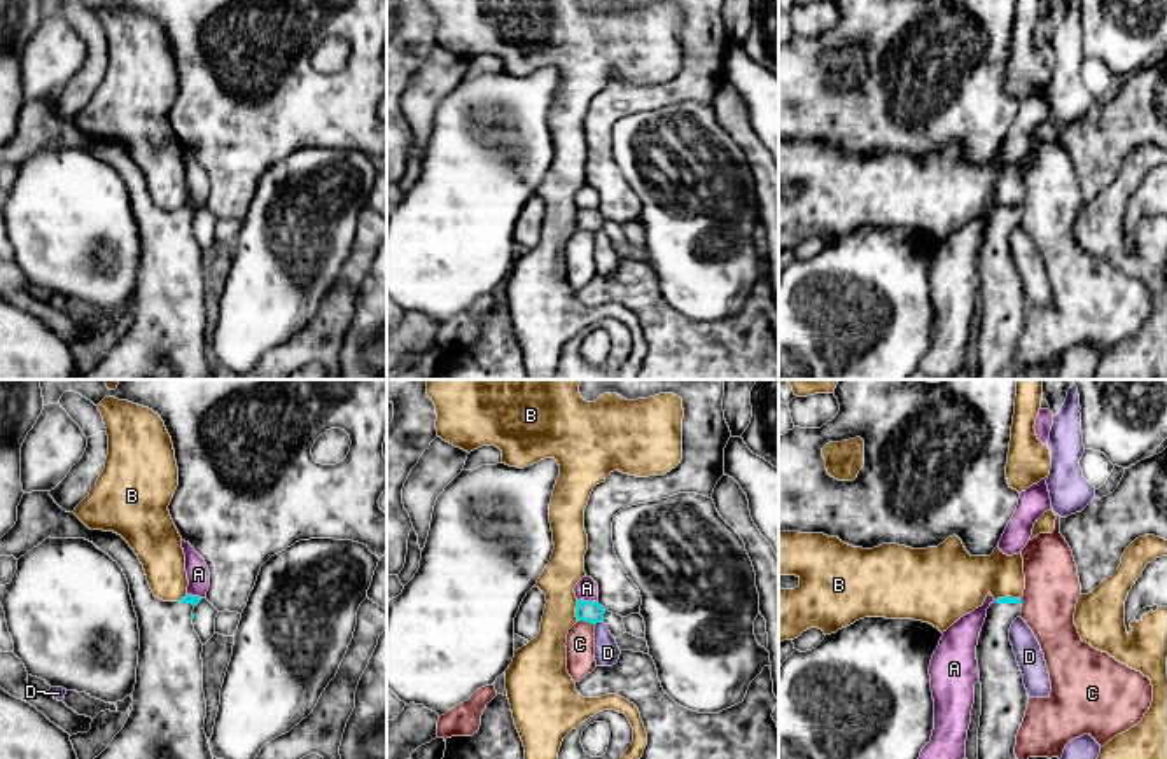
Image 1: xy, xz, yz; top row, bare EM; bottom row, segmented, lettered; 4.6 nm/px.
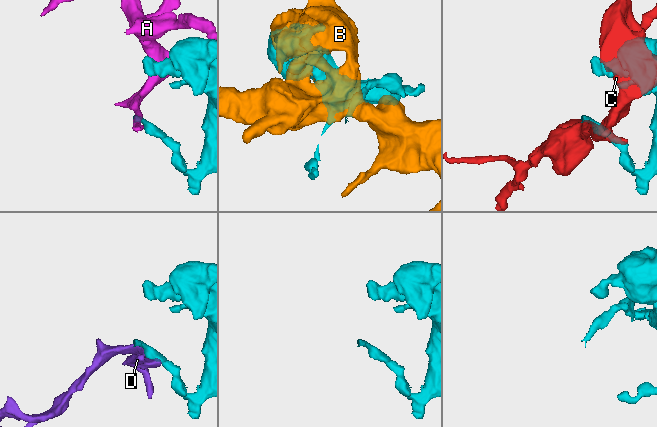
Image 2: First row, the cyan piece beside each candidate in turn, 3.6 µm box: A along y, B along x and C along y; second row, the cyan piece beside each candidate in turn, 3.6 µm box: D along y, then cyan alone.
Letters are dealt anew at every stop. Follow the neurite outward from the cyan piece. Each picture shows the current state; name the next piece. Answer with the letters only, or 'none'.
none

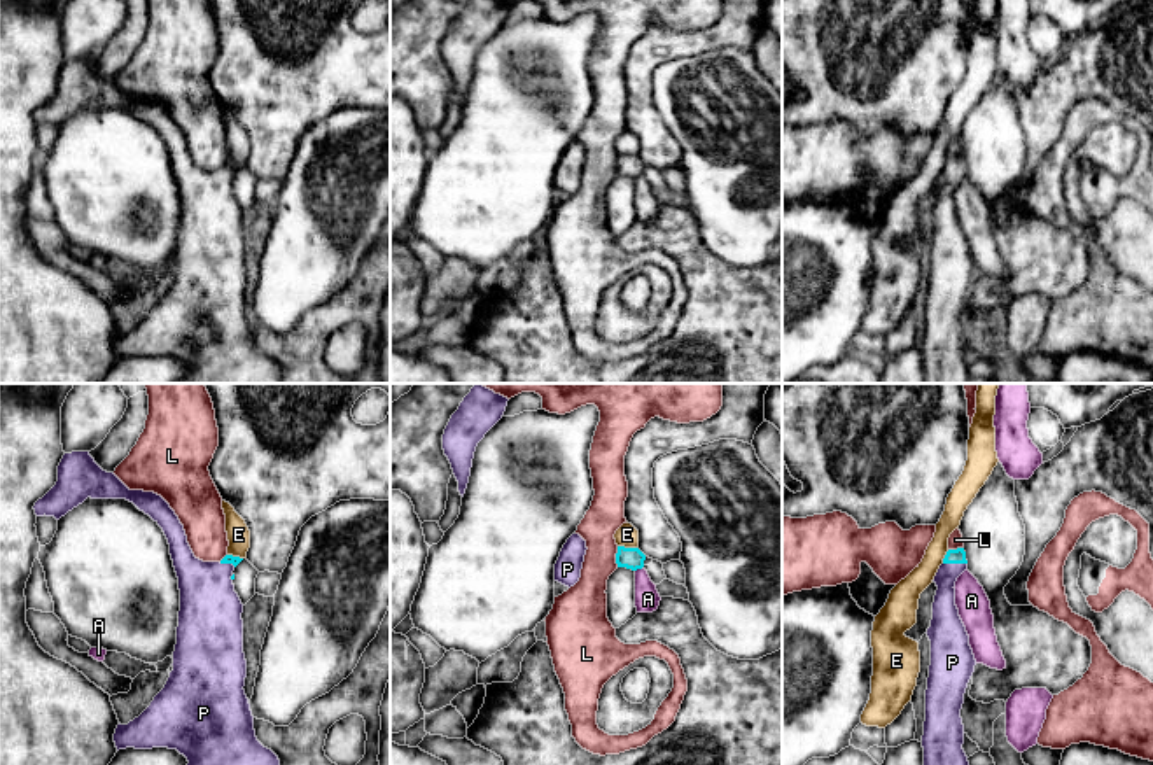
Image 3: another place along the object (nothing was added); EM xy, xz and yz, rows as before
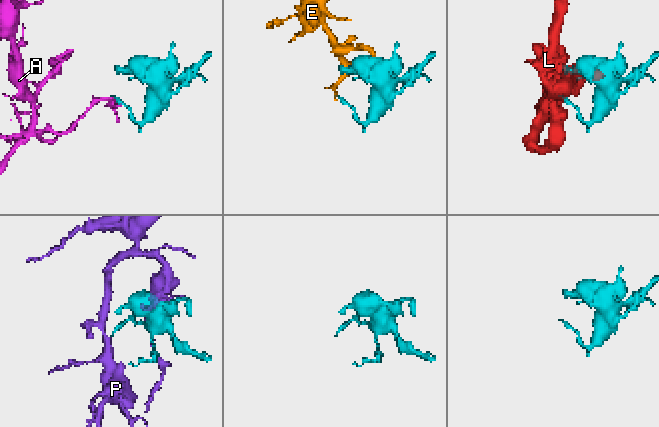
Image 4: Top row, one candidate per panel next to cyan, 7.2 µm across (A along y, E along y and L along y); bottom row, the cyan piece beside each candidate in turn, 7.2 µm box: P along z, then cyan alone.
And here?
P

